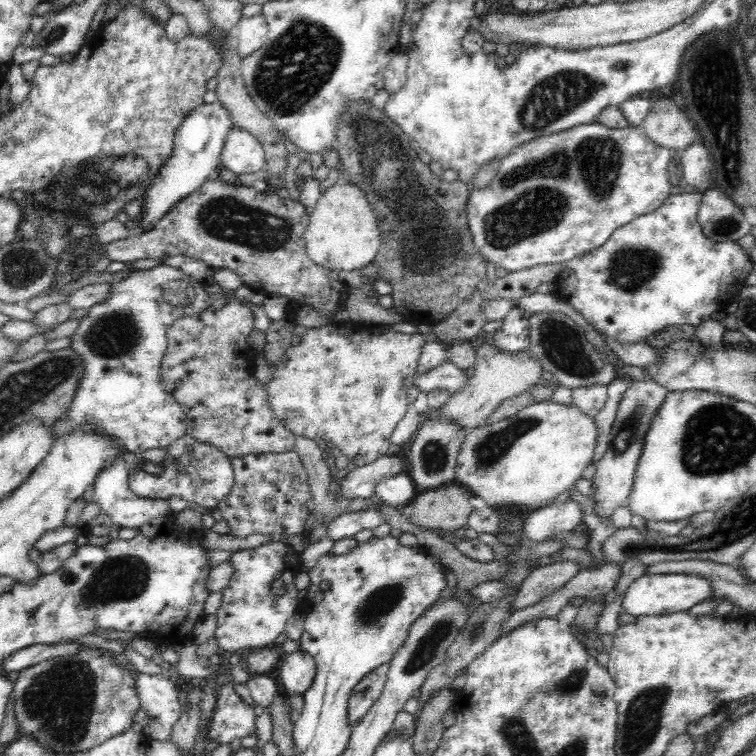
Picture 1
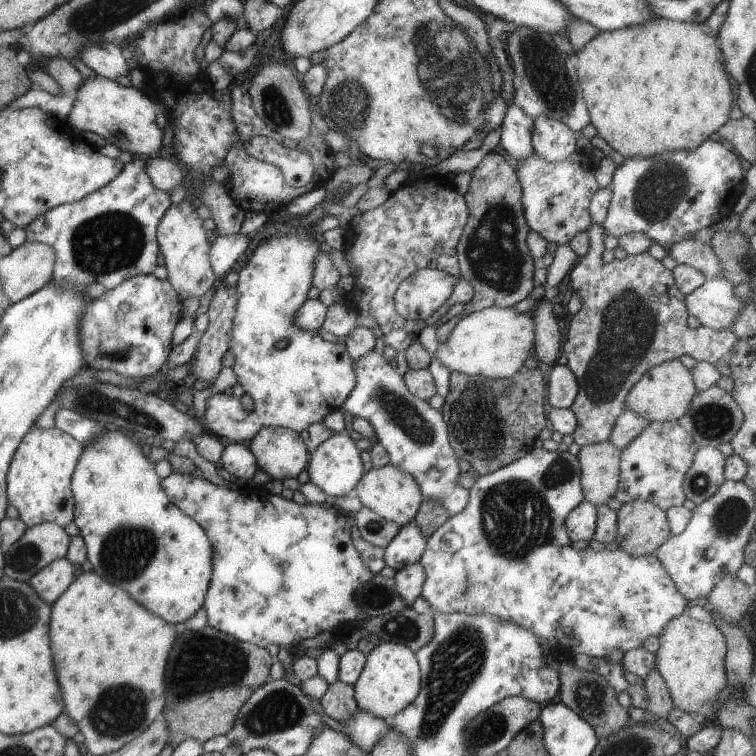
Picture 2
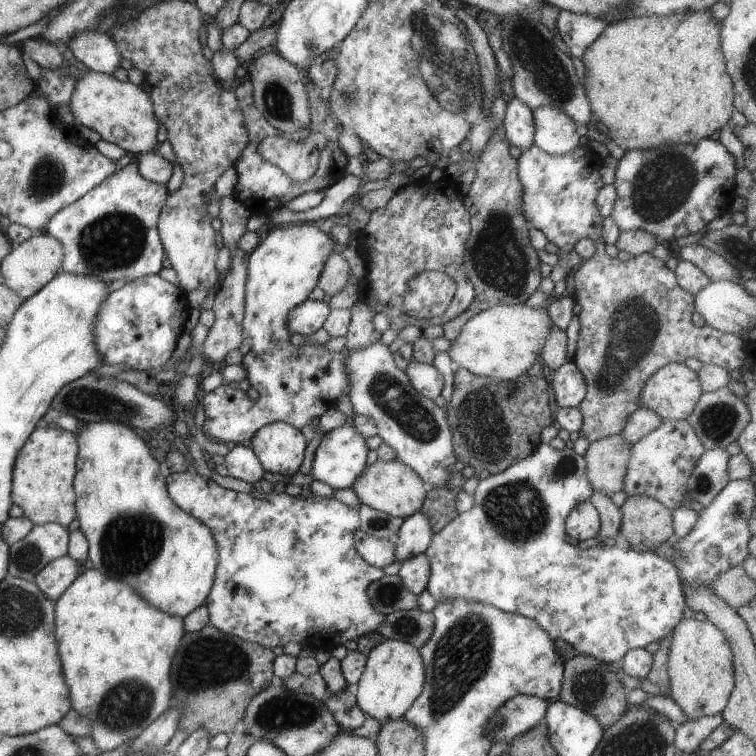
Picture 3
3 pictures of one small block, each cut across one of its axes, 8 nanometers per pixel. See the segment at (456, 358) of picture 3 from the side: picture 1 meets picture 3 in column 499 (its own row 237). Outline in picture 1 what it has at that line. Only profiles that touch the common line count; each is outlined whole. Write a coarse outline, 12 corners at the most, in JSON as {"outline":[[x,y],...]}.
{"outline":[[353,184],[317,200],[308,259],[360,271],[381,246],[377,218]]}

